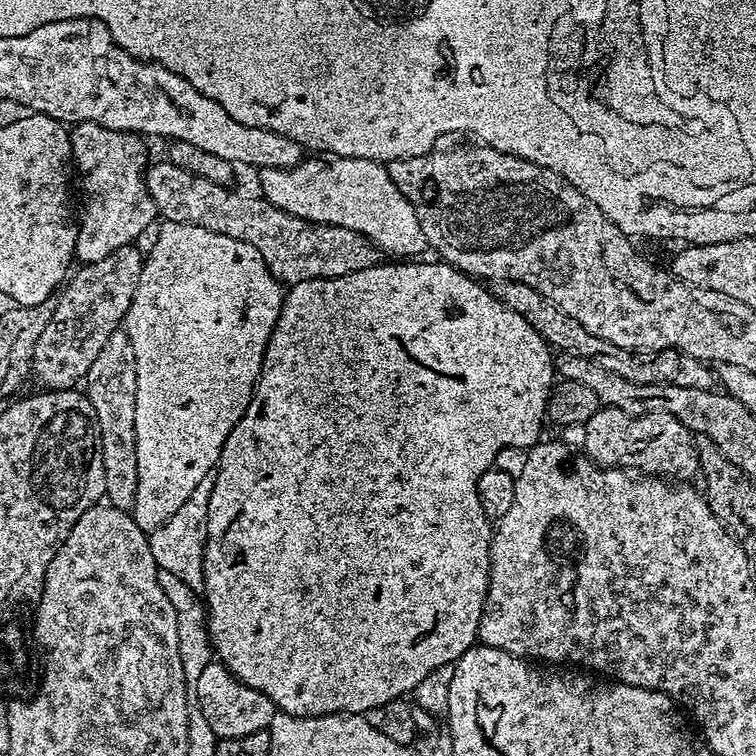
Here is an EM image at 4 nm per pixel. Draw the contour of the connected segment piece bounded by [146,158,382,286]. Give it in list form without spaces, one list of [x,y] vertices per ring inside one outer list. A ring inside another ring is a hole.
[[[167,158],[149,163],[146,183],[150,198],[154,198],[157,213],[170,224],[193,224],[230,238],[250,242],[266,262],[270,274],[281,285],[291,286],[307,280],[325,280],[354,270],[366,270],[381,263],[382,253],[371,240],[354,230],[333,224],[311,224],[283,212],[280,204],[272,204],[263,195],[243,196],[231,192],[231,187],[198,178],[178,170]]]

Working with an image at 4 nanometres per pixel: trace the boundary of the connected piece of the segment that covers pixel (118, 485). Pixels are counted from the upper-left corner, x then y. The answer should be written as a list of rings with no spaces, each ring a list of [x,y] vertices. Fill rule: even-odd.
[[[118,330],[106,338],[106,346],[98,350],[94,366],[86,377],[86,395],[94,406],[100,423],[102,466],[106,474],[104,491],[112,507],[131,509],[136,502],[136,435],[134,434],[134,398],[136,397],[136,367],[134,352],[127,332]]]

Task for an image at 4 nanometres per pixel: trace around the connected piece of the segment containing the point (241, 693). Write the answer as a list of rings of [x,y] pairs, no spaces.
[[[219,662],[208,664],[206,670],[198,674],[198,682],[194,685],[194,704],[206,722],[210,722],[210,730],[214,730],[217,738],[222,740],[263,732],[278,715],[276,705],[266,698],[266,694],[243,684],[225,664]]]

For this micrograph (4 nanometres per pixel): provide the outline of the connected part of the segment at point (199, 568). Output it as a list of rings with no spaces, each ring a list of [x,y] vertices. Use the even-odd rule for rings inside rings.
[[[215,475],[202,478],[190,498],[171,517],[158,526],[154,534],[149,535],[148,545],[150,554],[154,554],[154,562],[160,570],[167,570],[169,574],[178,574],[186,586],[197,590],[204,587],[204,547],[206,546],[206,522],[208,521],[208,507],[210,494],[214,490]]]

